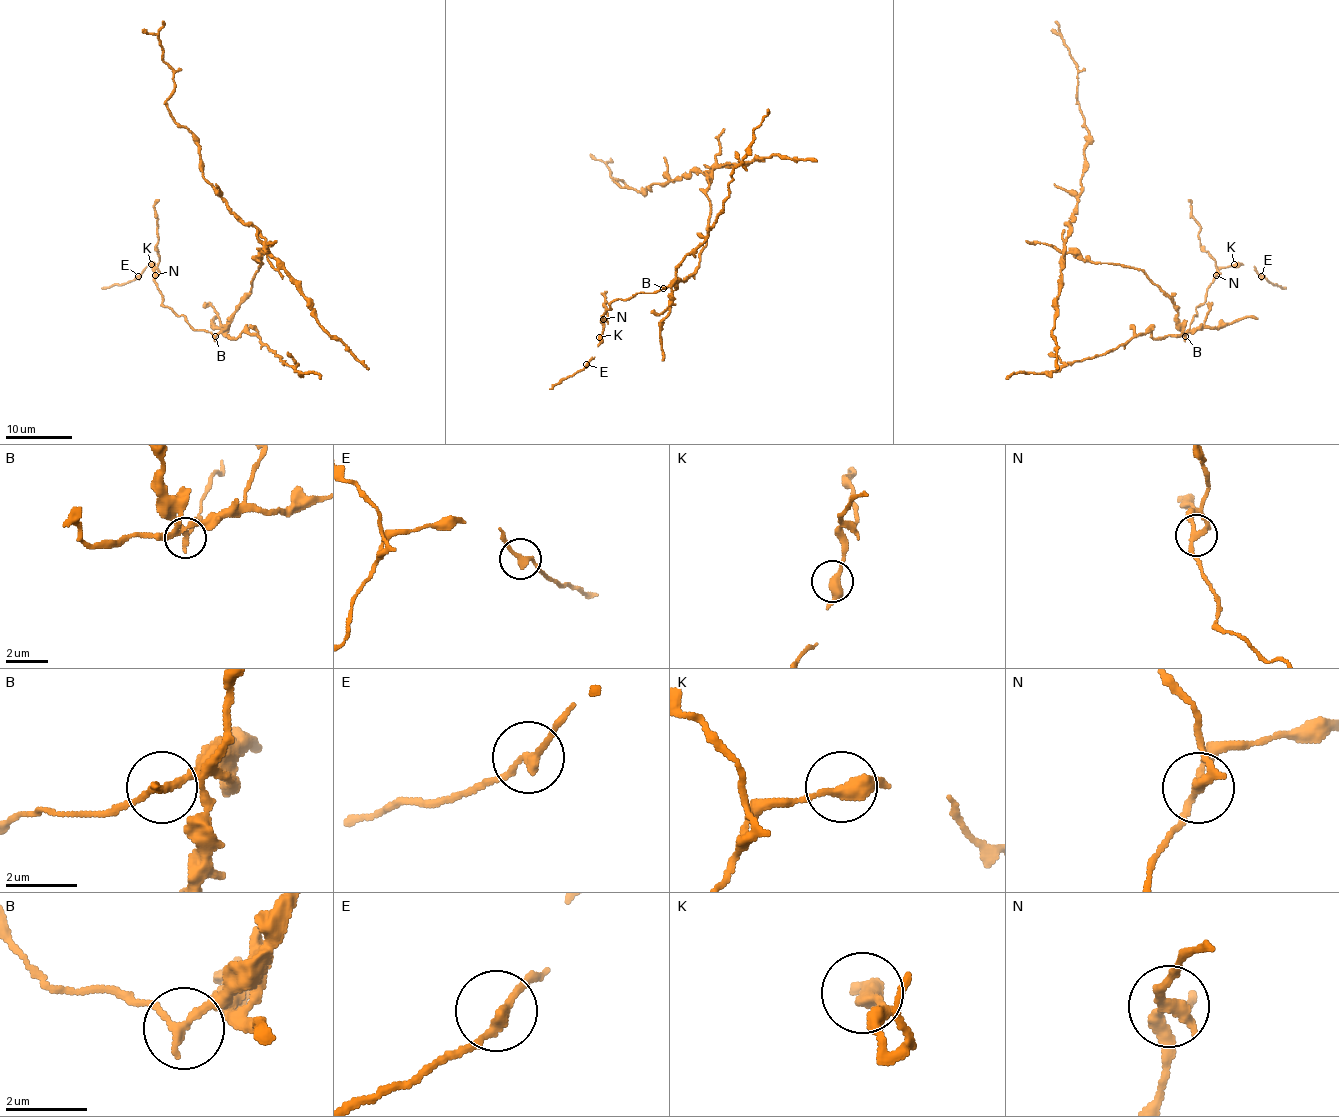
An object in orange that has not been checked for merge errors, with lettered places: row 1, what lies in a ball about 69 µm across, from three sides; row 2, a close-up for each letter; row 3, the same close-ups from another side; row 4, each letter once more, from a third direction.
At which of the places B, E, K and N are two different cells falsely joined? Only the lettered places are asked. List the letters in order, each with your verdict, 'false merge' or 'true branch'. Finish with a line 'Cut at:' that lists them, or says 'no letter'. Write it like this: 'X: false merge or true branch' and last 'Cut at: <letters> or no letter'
B: false merge
E: true branch
K: true branch
N: false merge
Cut at: B, N

